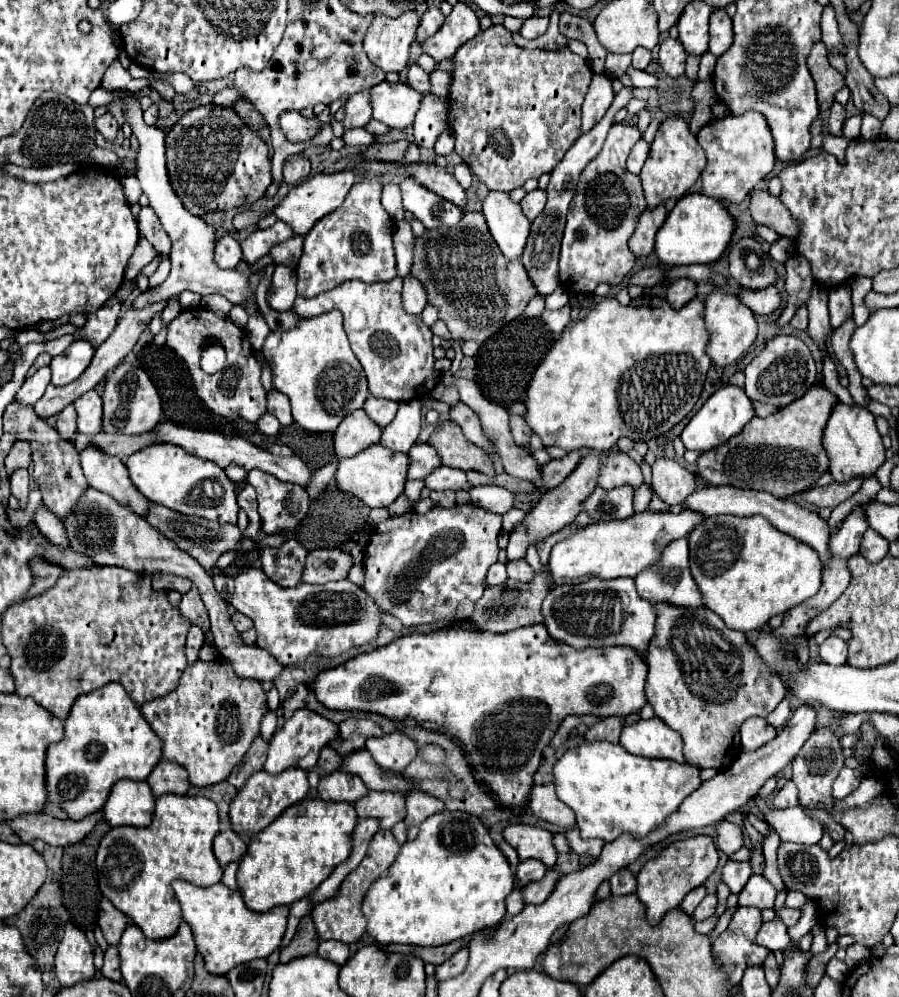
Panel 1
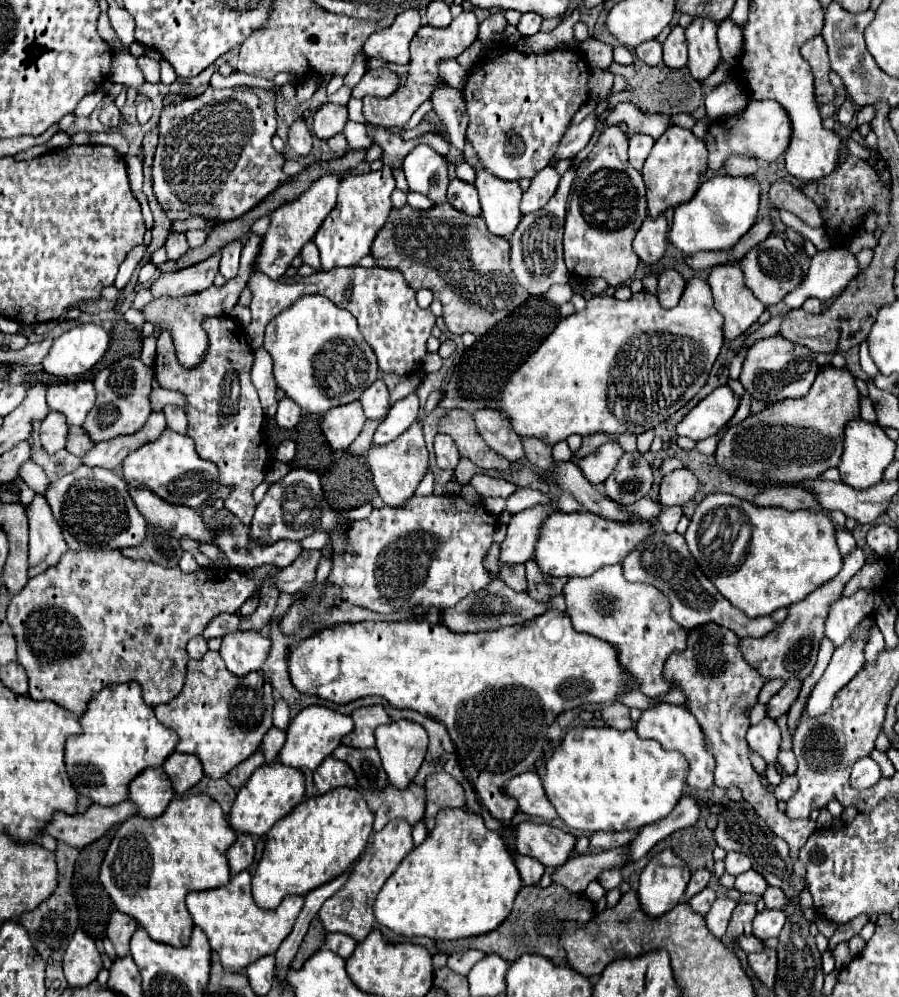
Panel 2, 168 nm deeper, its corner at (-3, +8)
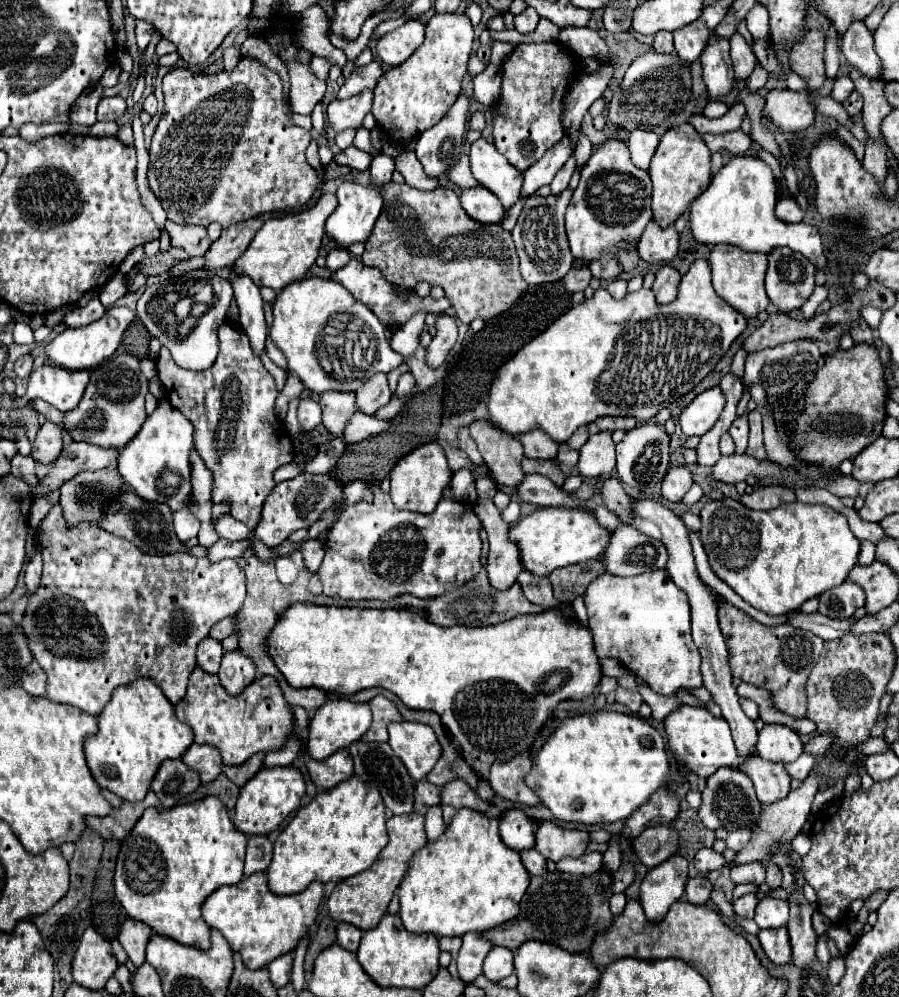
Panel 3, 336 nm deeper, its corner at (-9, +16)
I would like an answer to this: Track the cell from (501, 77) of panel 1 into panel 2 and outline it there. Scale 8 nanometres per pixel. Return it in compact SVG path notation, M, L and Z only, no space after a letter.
M510 50L486 58L484 70L484 84L476 86L472 94L464 94L470 116L466 138L478 152L484 168L498 178L534 178L542 168L548 166L554 156L554 148L558 148L558 140L566 132L572 116L588 100L588 64L584 64L584 58L578 50L552 50L548 54L524 54L518 50Z

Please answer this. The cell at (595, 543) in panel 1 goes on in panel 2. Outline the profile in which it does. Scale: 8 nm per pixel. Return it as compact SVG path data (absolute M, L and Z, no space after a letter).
M554 512L548 516L548 520L544 520L542 528L540 528L540 536L534 548L534 562L538 564L542 574L548 576L590 576L594 574L598 568L606 566L606 564L620 564L622 556L626 556L626 552L630 552L630 548L634 548L634 544L638 544L638 540L644 540L646 536L654 534L654 530L650 528L648 522L638 522L638 524L614 524L610 520L602 520L602 516L594 516L592 512Z

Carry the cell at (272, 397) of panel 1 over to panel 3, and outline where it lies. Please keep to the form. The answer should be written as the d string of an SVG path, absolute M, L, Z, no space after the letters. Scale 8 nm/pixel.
M304 398L298 402L298 422L302 430L312 430L316 424L320 424L320 404Z

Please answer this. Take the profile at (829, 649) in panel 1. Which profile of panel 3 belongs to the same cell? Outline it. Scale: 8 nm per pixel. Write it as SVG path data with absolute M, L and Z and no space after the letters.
M844 582L820 594L818 612L828 618L848 620L862 606L864 606L864 590L858 584Z

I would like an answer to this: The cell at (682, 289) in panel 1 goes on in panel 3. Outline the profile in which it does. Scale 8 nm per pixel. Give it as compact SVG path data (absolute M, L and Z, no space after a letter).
M670 264L662 266L656 272L656 280L654 280L654 286L652 286L652 292L656 294L656 300L660 304L672 302L676 298L676 294L678 294L680 280L682 280L682 274L674 266L670 266Z

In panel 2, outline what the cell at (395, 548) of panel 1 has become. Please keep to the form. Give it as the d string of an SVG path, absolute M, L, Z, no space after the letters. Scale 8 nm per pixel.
M414 496L414 500L410 500L408 508L402 508L402 510L392 510L392 508L374 508L372 514L360 522L350 522L348 530L346 530L346 550L344 554L340 556L332 556L332 570L326 578L328 584L334 584L340 588L340 600L342 602L350 602L354 606L362 606L362 608L368 608L368 610L374 610L374 612L380 612L380 614L394 614L394 612L402 612L402 610L408 610L408 608L414 608L414 606L434 606L434 608L450 608L454 604L458 604L464 596L468 596L470 592L478 592L482 588L486 588L492 578L488 576L486 568L484 568L484 554L488 552L490 544L492 544L492 536L494 536L494 530L496 530L496 524L498 518L490 512L484 510L482 504L466 504L464 498L460 496Z

